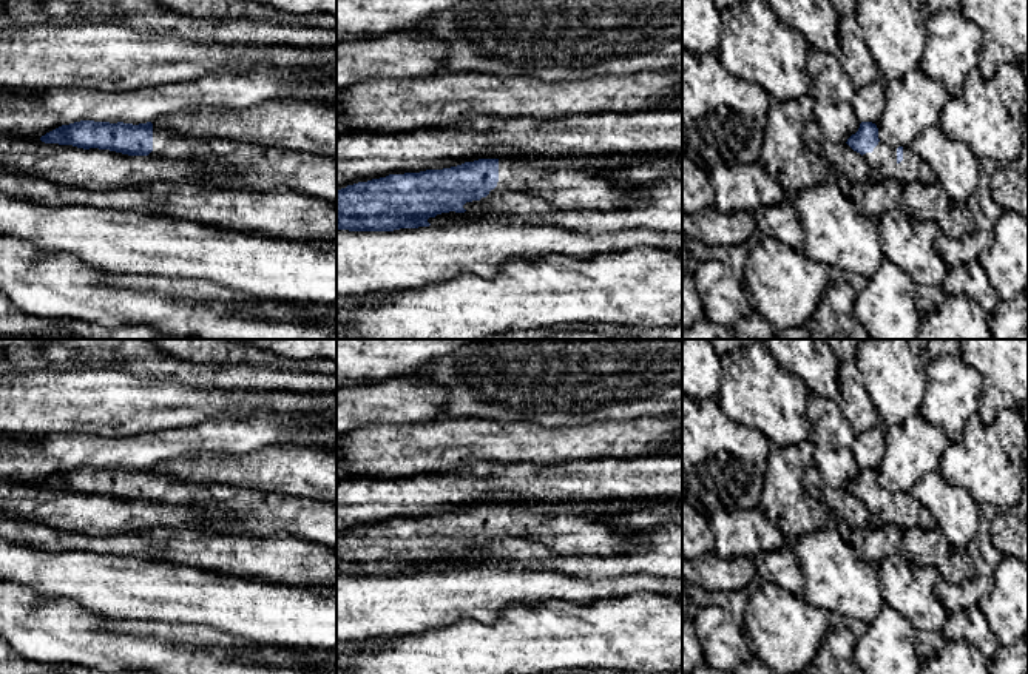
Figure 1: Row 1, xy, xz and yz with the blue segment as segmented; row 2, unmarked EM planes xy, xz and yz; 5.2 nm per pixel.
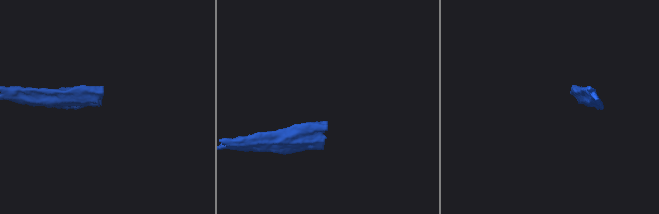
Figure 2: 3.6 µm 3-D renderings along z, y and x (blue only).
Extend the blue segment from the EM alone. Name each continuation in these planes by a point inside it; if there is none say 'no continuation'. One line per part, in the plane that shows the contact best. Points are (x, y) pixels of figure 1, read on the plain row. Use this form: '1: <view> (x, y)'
1: xz (568, 529)

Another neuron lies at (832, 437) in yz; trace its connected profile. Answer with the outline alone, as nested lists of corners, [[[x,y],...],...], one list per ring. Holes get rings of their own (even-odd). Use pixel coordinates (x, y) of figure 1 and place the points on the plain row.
[[[809,393],[809,440],[813,443],[813,464],[821,478],[835,489],[846,489],[860,473],[854,458],[855,432],[841,415],[835,399]]]

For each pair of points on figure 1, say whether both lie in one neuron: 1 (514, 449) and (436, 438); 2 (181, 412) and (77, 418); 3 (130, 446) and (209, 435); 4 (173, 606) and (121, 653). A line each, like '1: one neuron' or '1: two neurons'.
1: one neuron
2: one neuron
3: one neuron
4: two neurons

